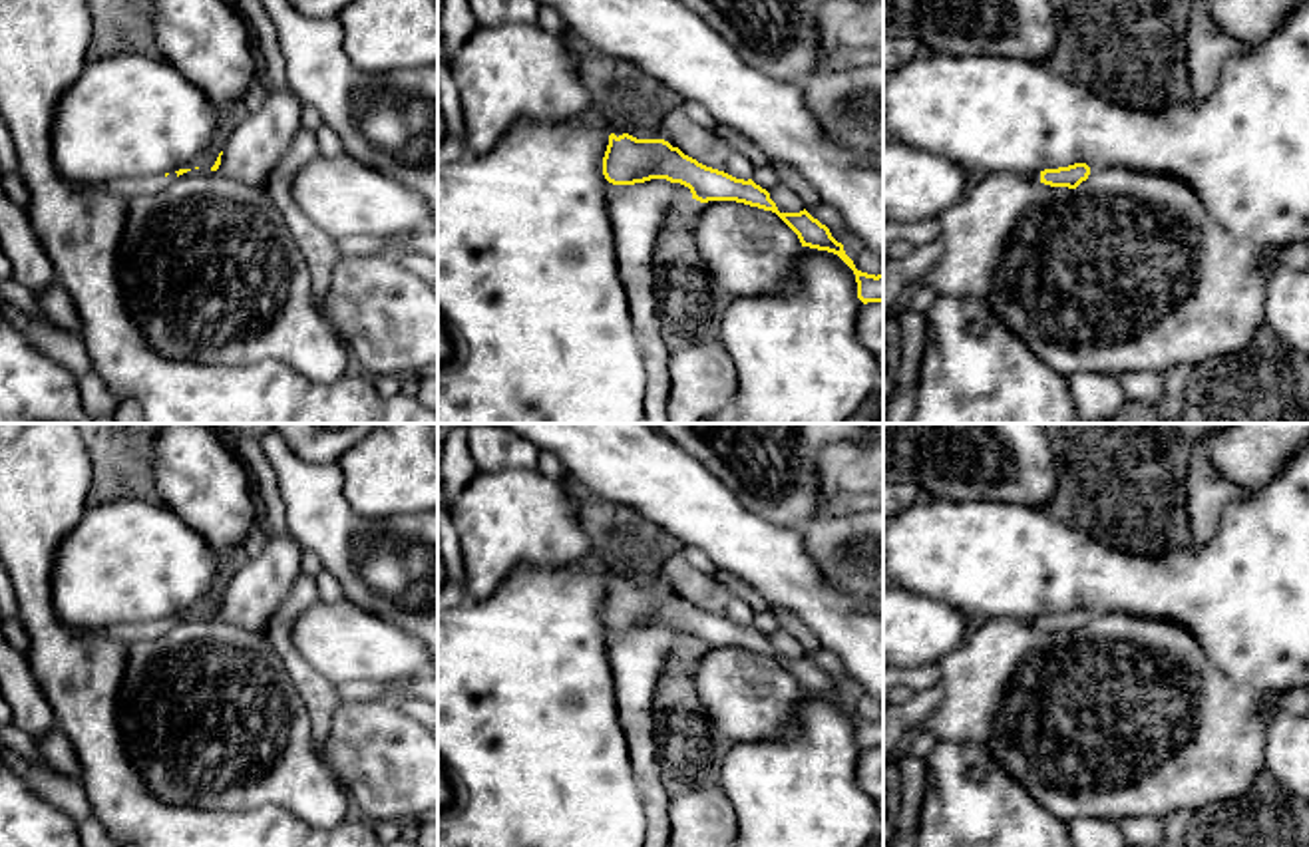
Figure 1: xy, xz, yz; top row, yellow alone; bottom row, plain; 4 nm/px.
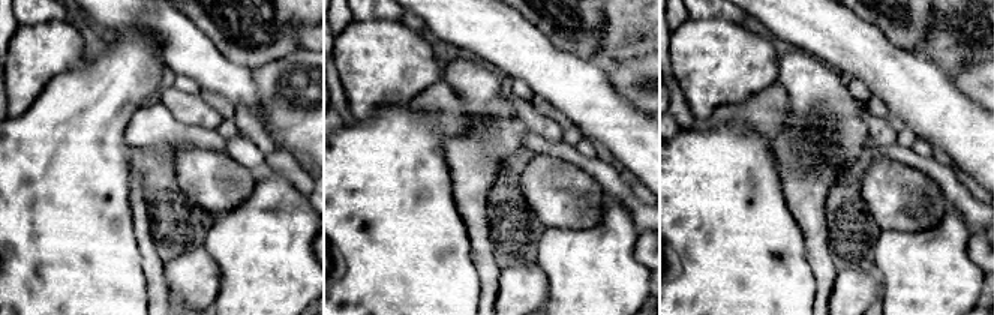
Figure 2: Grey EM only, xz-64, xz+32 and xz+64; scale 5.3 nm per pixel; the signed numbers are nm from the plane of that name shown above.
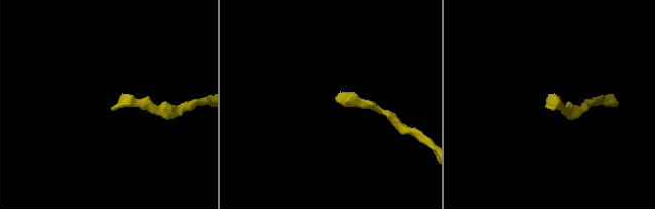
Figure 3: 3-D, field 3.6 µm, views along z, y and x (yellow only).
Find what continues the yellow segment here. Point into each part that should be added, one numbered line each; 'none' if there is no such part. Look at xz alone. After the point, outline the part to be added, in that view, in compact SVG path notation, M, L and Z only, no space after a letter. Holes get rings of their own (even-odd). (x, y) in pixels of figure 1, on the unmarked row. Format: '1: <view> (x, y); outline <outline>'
1: xz (589, 561); outline M587 553L587 555L581 557L579 561L581 561L581 565L583 565L587 571L603 577L605 581L615 579L615 581L619 583L619 581L625 579L623 575L609 575L609 573L603 569L601 559L599 559L597 555L593 555L593 553Z

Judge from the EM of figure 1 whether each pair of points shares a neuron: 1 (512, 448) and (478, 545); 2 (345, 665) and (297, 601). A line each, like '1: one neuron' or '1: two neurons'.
1: two neurons
2: two neurons

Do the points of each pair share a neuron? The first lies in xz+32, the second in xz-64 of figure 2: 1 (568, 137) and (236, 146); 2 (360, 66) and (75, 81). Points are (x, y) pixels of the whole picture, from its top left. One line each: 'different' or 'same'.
1: different
2: different

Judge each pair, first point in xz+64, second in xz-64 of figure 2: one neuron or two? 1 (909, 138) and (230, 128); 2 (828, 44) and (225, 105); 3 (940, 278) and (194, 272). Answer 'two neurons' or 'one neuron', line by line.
1: one neuron
2: two neurons
3: two neurons

